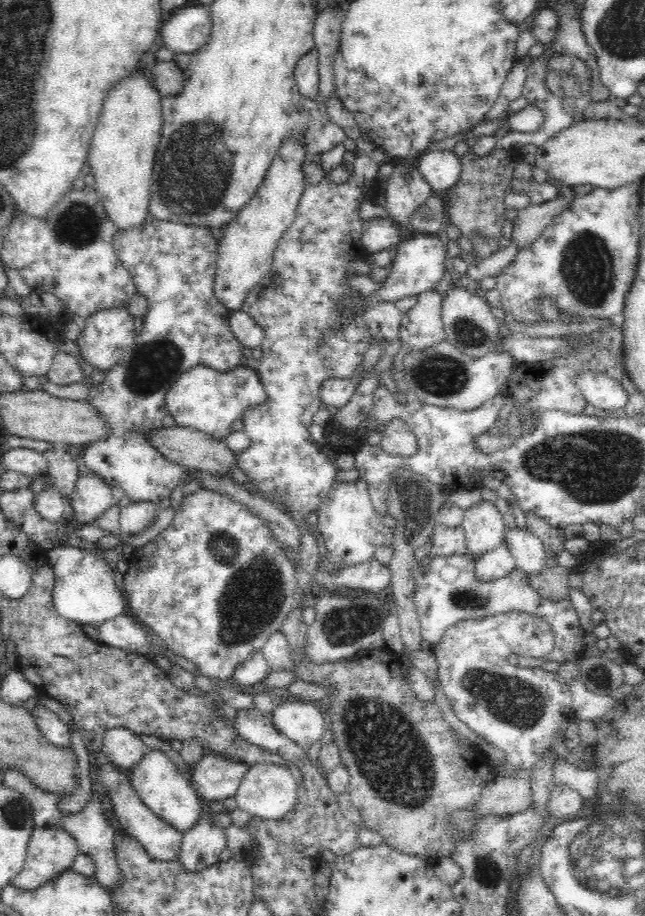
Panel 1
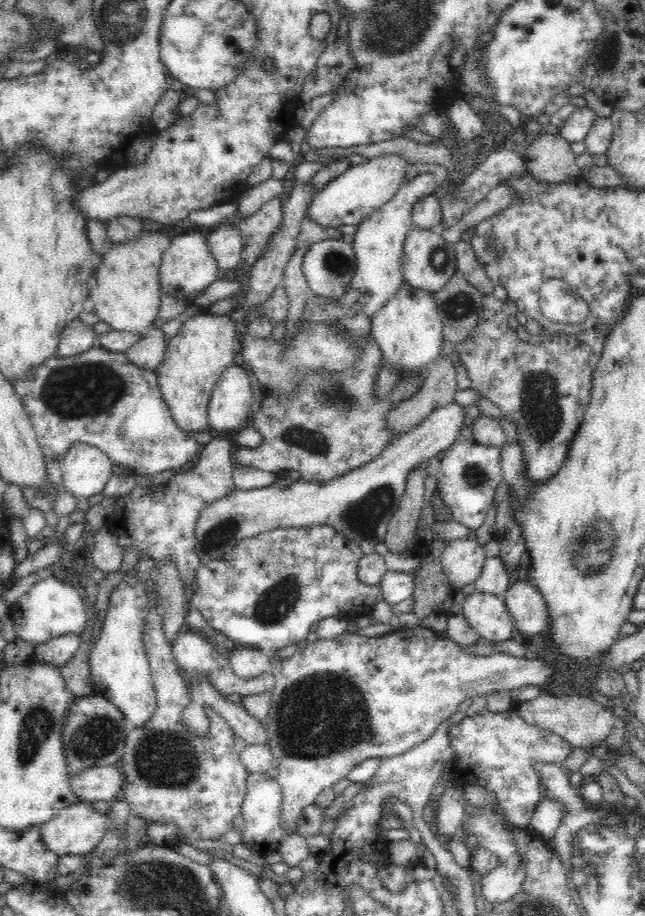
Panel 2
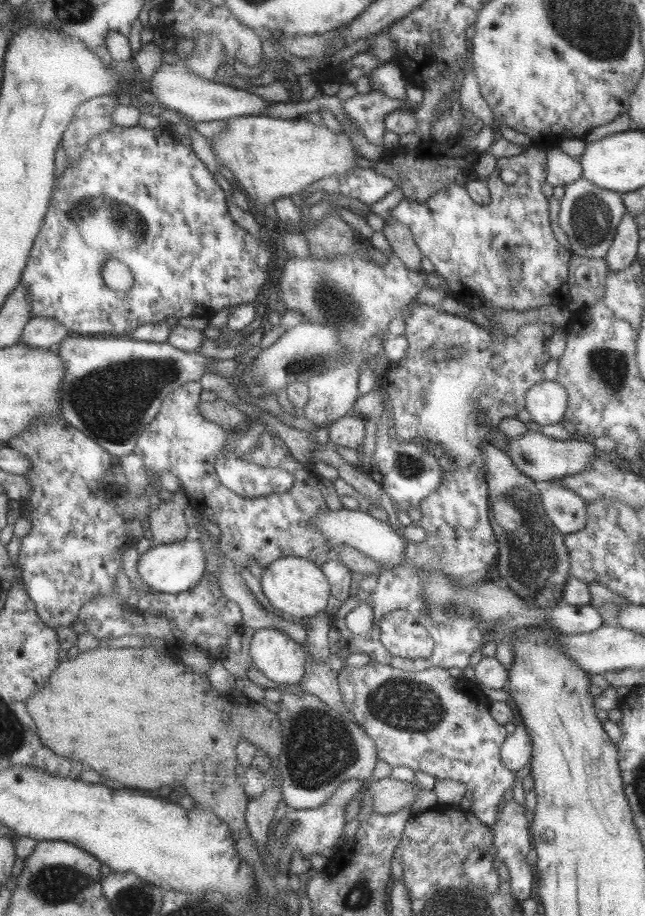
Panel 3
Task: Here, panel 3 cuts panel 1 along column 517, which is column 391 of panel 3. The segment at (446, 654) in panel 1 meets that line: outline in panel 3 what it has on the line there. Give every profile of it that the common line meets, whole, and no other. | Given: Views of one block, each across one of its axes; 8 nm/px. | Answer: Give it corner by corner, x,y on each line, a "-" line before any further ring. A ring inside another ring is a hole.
394,609
378,622
380,642
395,658
429,659
434,640
429,629
406,609
-
371,659
370,663
362,667
352,667
346,666
342,668
342,671
338,673
338,686
340,686
340,692
342,692
342,700
346,704
346,708
350,712
355,723
357,723
367,734
370,739
374,740
377,747
378,759
385,761
390,765
391,768
395,767
409,767
410,769
420,772
425,772
426,774
432,775
436,780
454,780
464,784
468,788
468,793
473,801
470,810
480,822
491,827
496,823
499,818
499,812
501,805
504,804
504,793
508,789
513,789
514,787
514,774
513,772
502,765
501,760
501,747
503,746
504,740
506,740
509,735
506,731
504,725
499,724
492,714
490,713
489,703
490,701
481,692
481,689
471,680
468,680
462,676
454,677
448,673
447,668
442,667
432,667
431,669
424,669
418,672
405,671
396,668
393,665
382,664
376,659

